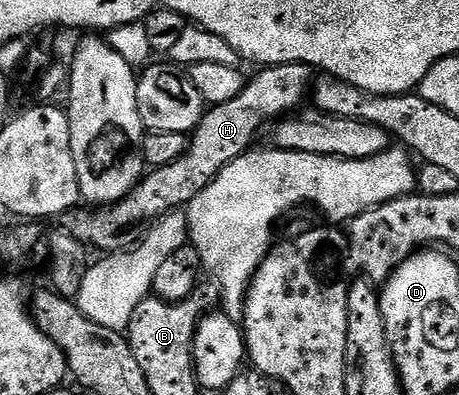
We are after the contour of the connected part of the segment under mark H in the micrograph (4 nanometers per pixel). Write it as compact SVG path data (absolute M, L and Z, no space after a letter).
M277 64L261 67L259 71L260 73L253 80L251 77L245 83L242 94L238 94L238 98L233 98L231 102L213 104L205 111L199 126L190 133L188 150L183 152L178 159L161 168L151 169L138 184L133 186L133 190L128 196L124 196L116 203L84 210L88 212L77 211L71 217L71 219L73 218L72 225L70 225L72 235L92 250L104 248L105 253L114 253L117 250L127 249L141 235L142 230L147 229L161 216L183 209L194 197L202 194L202 190L206 190L206 186L210 186L212 179L226 165L234 162L239 156L243 156L255 145L252 143L255 142L256 135L263 130L264 124L271 125L273 122L295 113L303 105L300 103L306 100L306 89L314 79L313 69L309 68L307 64Z

